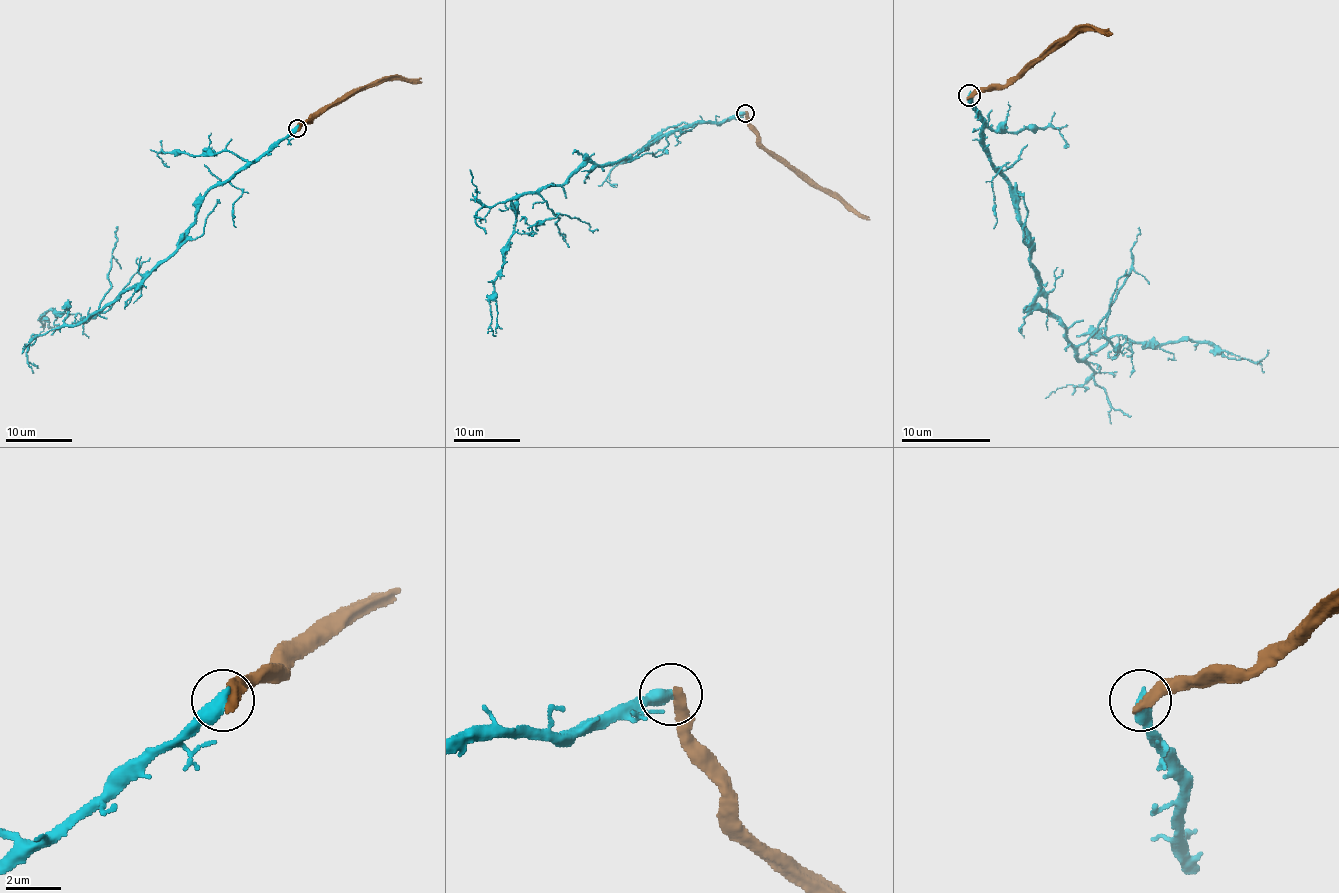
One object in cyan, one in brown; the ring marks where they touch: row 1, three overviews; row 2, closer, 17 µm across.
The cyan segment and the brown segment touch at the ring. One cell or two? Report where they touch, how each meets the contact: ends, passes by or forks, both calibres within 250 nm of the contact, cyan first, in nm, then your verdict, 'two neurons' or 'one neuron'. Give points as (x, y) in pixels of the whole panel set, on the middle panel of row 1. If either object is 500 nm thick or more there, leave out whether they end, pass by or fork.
place (745, 113); calibres 500 and 440 nm; two neurons

